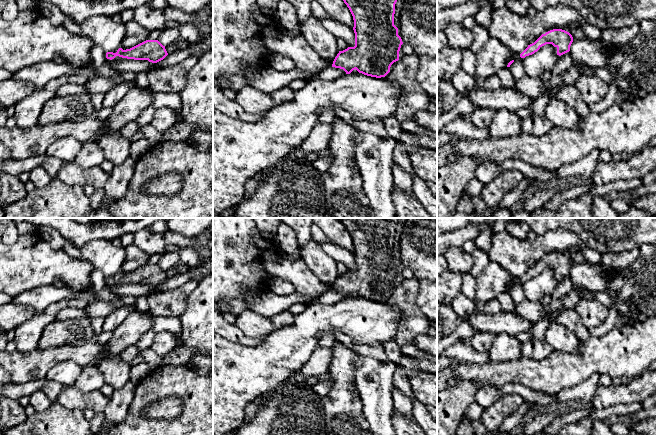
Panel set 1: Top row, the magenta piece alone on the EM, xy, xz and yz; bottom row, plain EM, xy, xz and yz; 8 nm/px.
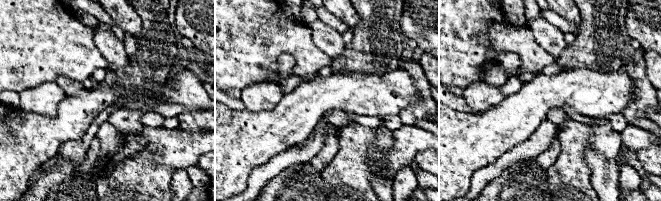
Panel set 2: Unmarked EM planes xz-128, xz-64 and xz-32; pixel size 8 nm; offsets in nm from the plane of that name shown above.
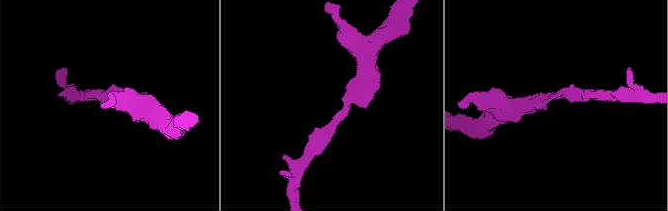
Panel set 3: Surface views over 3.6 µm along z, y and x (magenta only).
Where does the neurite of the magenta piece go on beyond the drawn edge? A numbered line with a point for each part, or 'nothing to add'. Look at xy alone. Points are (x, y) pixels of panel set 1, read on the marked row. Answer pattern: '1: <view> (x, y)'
nothing to add

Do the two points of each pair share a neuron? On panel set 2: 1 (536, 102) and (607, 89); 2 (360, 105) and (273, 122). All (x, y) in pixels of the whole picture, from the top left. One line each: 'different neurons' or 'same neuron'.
1: same neuron
2: same neuron

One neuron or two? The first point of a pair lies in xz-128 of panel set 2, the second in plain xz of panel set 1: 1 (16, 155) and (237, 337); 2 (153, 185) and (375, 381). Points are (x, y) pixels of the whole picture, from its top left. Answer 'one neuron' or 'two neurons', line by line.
1: two neurons
2: two neurons

